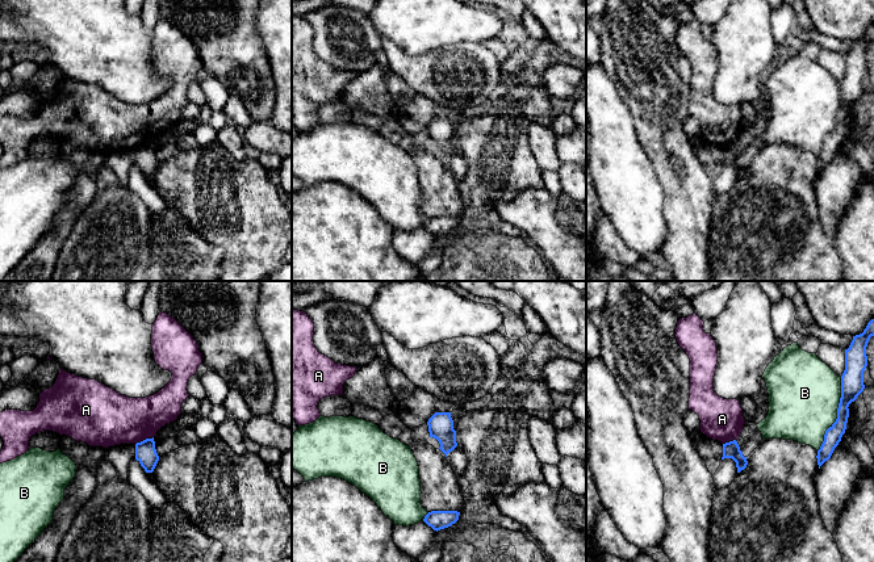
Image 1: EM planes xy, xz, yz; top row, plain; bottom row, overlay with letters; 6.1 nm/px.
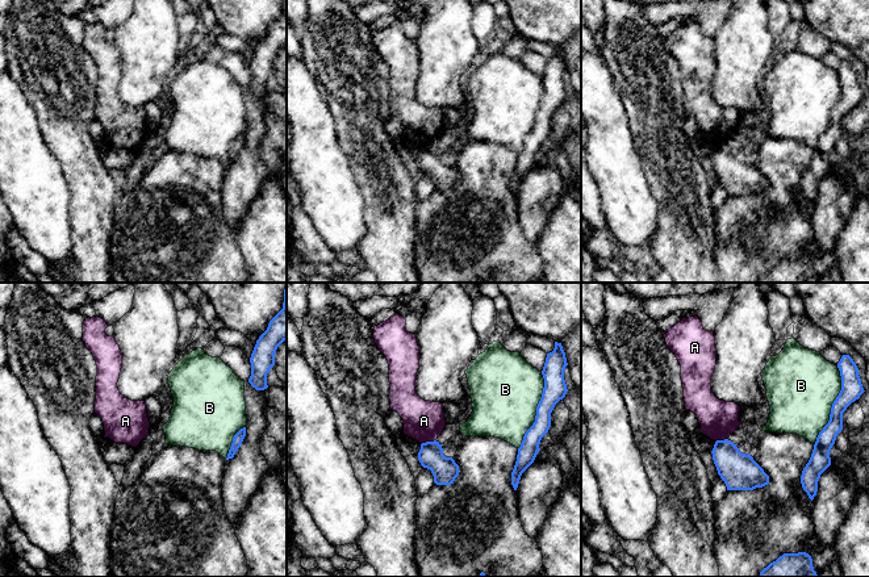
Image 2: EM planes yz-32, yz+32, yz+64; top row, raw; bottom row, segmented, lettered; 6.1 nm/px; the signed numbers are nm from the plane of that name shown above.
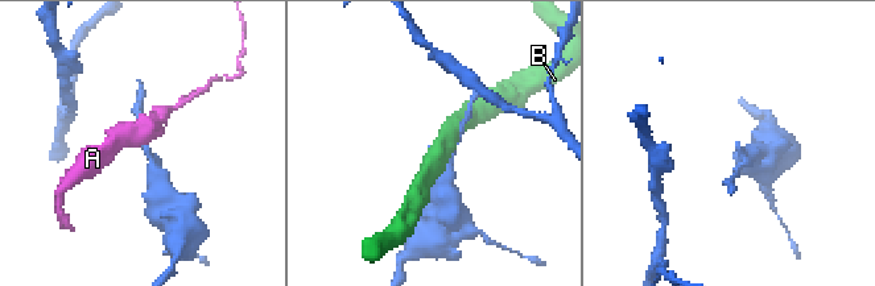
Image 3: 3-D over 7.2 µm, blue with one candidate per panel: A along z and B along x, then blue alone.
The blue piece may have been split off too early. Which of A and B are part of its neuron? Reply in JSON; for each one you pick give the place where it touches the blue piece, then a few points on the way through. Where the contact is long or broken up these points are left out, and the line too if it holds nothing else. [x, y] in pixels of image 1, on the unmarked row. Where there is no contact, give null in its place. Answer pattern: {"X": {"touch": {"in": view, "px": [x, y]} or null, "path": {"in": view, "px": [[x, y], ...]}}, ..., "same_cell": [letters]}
{"same_cell": []}

